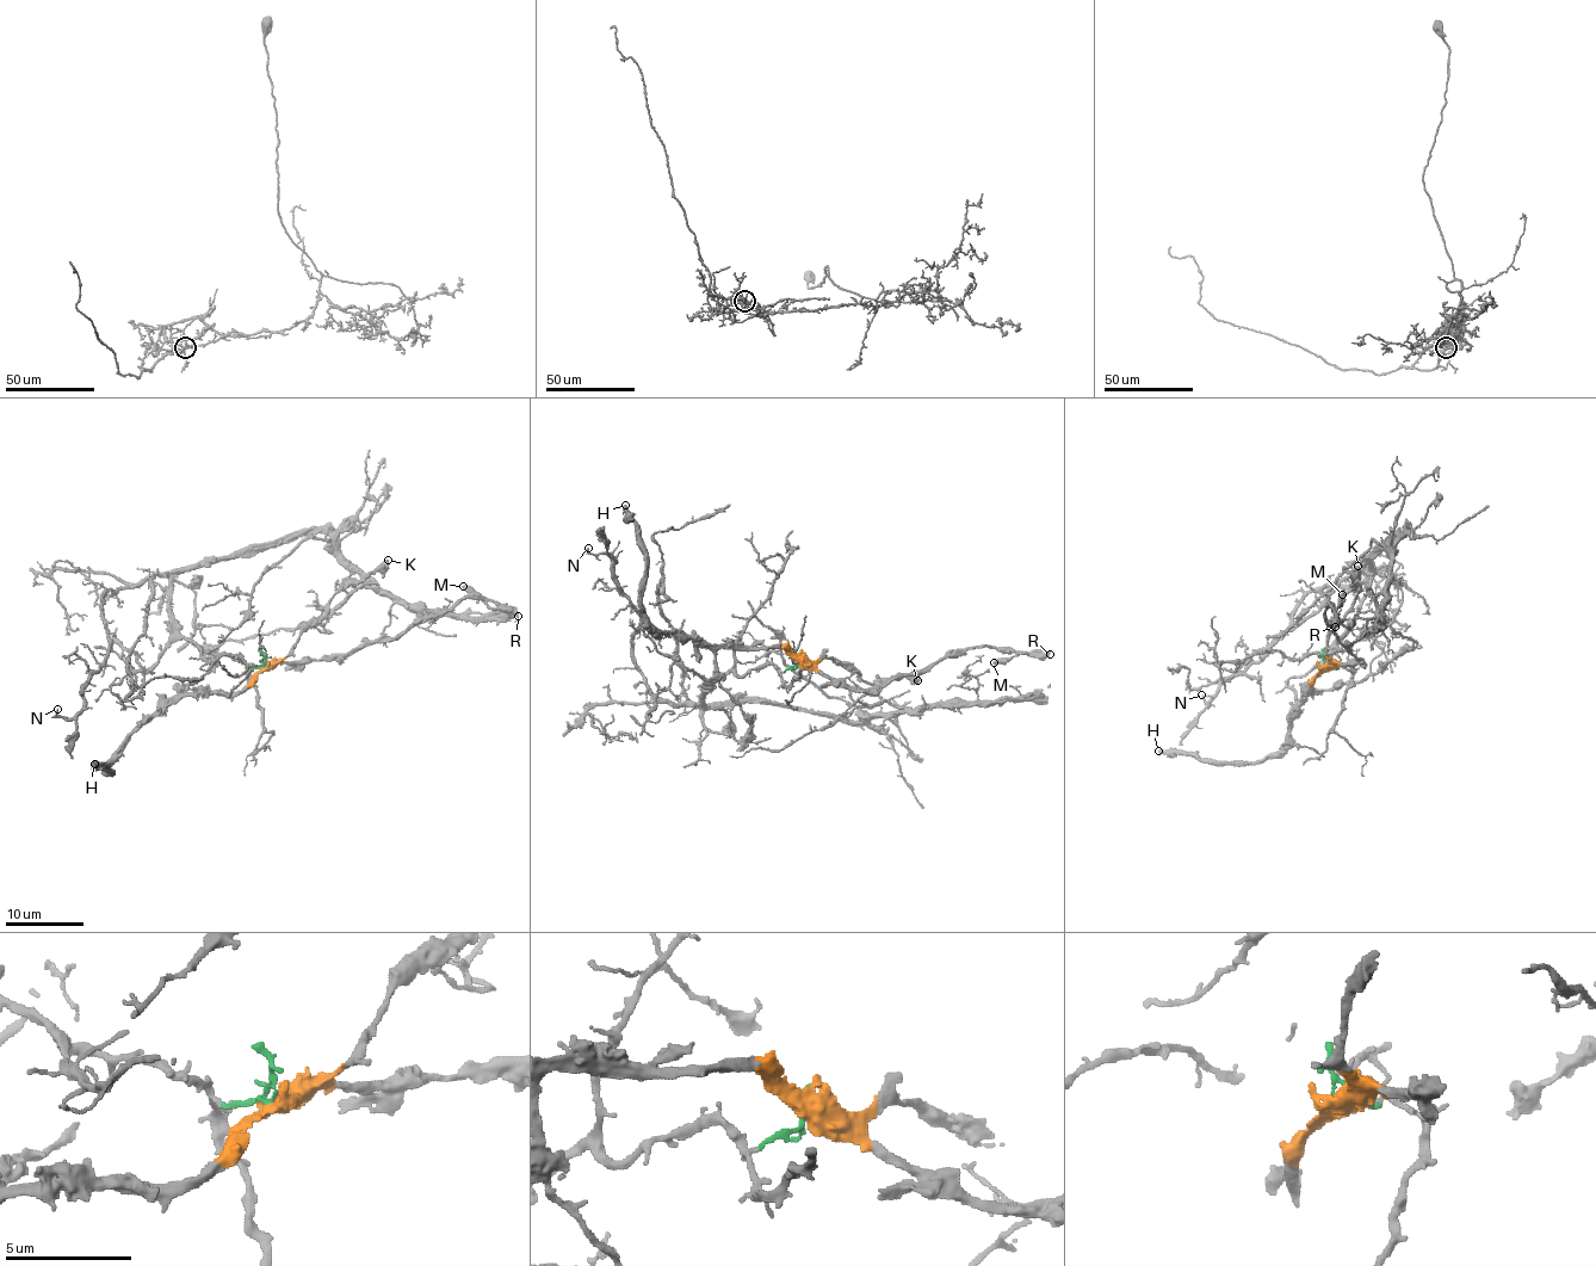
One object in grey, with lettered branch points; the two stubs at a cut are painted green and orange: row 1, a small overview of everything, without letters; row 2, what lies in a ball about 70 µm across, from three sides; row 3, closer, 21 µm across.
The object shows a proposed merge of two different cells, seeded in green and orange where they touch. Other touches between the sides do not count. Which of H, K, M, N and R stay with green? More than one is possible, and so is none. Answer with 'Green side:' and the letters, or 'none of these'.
Green side: N

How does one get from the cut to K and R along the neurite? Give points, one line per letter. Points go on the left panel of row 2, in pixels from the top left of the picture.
K: (263, 666), (279, 662), (345, 585), (356, 585), (388, 560)
R: (263, 666), (344, 656), (369, 643), (396, 640), (418, 623), (441, 616), (463, 599), (492, 599), (518, 617)

